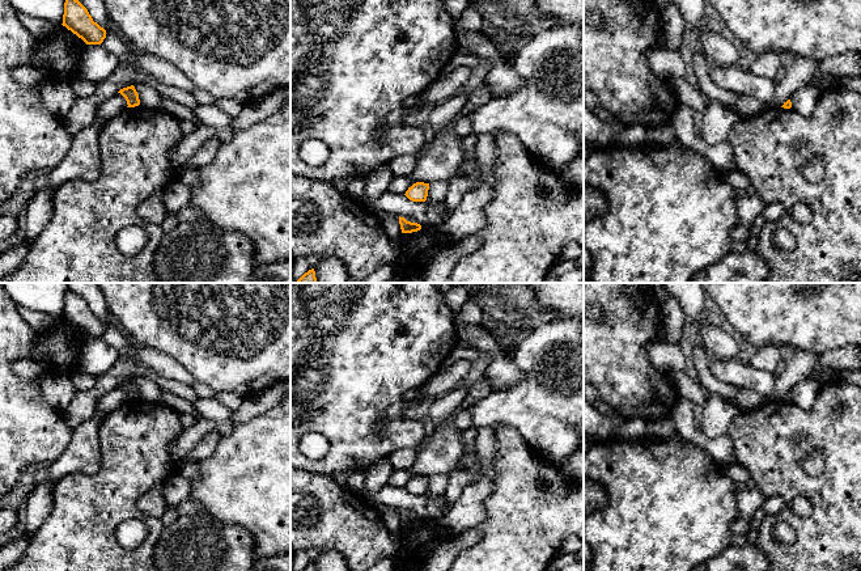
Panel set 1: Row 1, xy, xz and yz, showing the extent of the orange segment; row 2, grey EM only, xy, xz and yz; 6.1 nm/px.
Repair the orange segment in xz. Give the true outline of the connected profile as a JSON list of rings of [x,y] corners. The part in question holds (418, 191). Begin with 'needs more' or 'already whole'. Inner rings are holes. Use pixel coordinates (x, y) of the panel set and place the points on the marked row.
already whole; [[[416,182],[406,191],[406,196],[412,202],[425,202],[428,196],[429,183]]]

